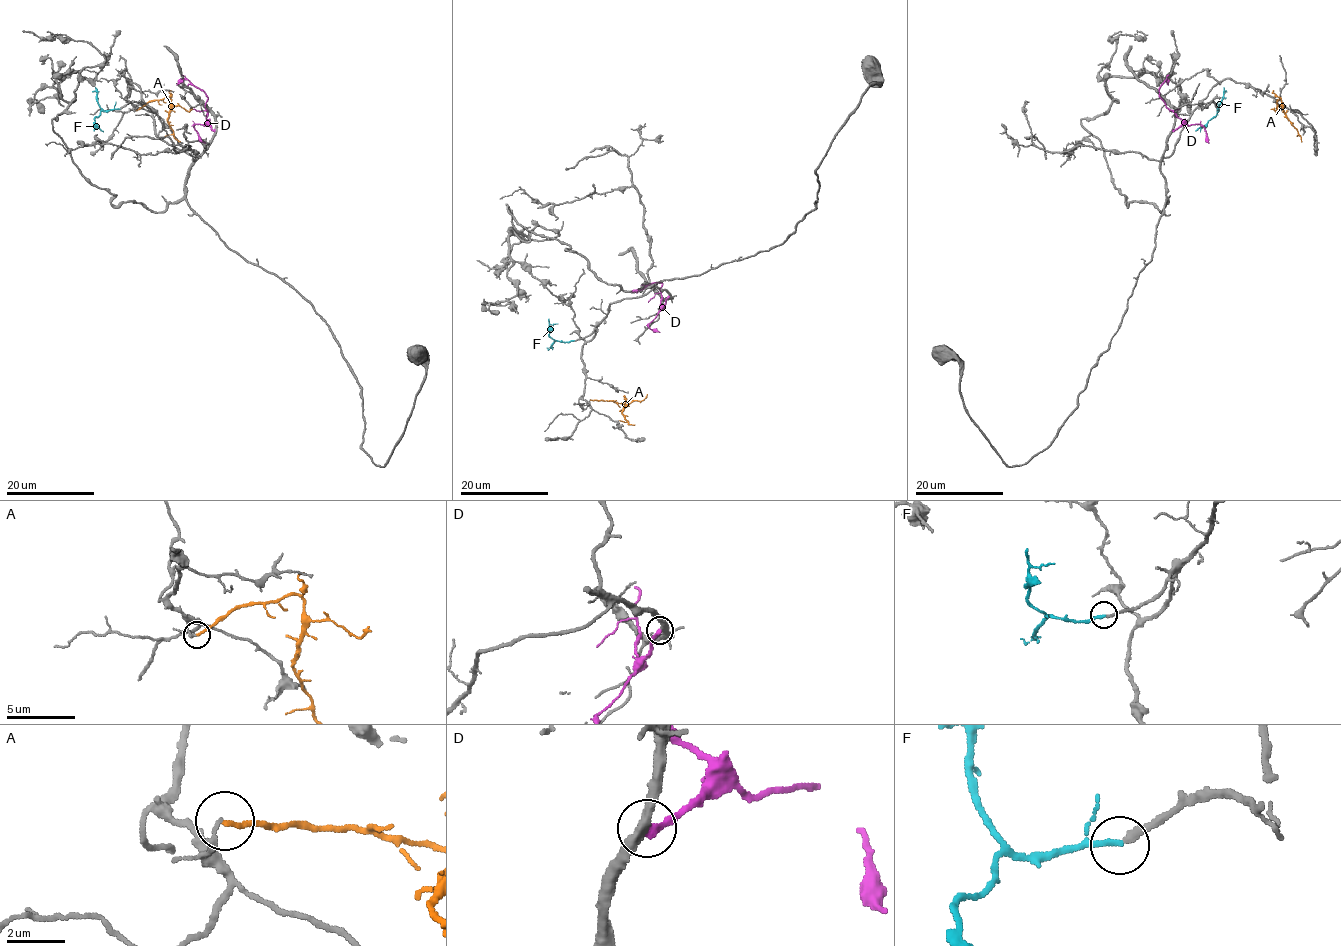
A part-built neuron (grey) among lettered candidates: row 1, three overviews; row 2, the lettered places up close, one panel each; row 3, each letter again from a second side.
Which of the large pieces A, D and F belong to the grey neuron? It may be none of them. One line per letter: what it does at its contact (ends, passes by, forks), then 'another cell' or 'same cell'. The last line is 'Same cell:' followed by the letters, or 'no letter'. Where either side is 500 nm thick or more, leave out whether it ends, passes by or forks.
A: it ends there; another cell
D: it ends there; another cell
F: it ends there; same cell
Same cell: F

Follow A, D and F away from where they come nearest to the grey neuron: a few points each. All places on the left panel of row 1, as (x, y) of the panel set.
A: (136, 110), (147, 103), (168, 97), (171, 109), (167, 123), (180, 141)
D: (214, 130), (206, 118), (206, 94), (187, 80), (176, 85)
F: (119, 109), (102, 110), (94, 118), (94, 126), (103, 131)

